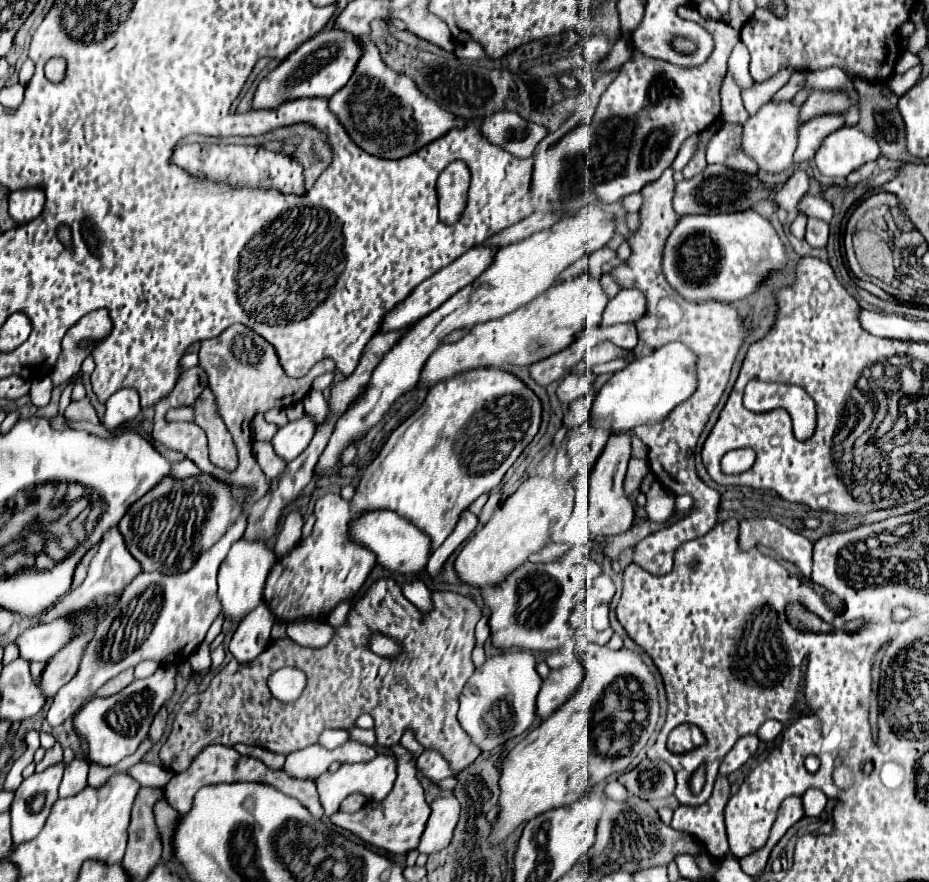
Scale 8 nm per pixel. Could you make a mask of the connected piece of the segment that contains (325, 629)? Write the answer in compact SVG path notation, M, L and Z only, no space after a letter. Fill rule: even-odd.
M293 620L287 626L287 636L301 646L325 646L333 636L333 628L321 620Z

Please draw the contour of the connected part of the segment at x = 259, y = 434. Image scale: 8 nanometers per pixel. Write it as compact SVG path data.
M257 414L257 418L253 418L253 438L255 440L271 440L277 430L279 430L279 426L265 422L261 414Z

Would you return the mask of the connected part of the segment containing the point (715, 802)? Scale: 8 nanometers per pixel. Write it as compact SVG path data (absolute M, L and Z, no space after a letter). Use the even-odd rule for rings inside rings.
M717 778L711 798L701 806L679 806L671 826L699 838L713 858L723 858L729 850L723 810L729 800L729 780Z

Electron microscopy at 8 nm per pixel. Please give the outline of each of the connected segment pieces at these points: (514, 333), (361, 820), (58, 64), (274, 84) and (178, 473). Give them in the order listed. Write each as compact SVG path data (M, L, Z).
M587 272L563 284L555 284L545 290L545 294L517 308L515 312L497 320L489 320L485 324L477 324L461 340L437 348L425 362L417 388L427 390L441 380L479 366L525 366L539 362L541 358L547 358L551 354L557 354L559 350L567 348L575 340L575 336L585 328L585 320L595 314L591 306L597 306L597 302L601 302L603 312L607 296L601 290L599 280L591 278Z
M393 746L391 748L393 754L397 756L397 762L399 762L399 768L397 768L397 780L395 780L395 786L393 790L389 792L389 796L381 802L367 802L359 812L335 812L331 816L331 822L357 834L363 842L375 846L375 848L381 848L381 850L387 850L391 854L407 854L409 850L417 848L419 844L419 838L421 838L421 832L425 828L425 822L429 818L429 804L425 802L425 794L423 794L423 786L417 778L417 770L415 770L415 758L401 750L401 746Z
M53 58L49 64L47 64L47 68L45 68L45 72L47 72L47 78L51 78L53 82L59 82L61 78L63 78L63 74L65 74L65 60L63 58Z
M337 28L319 32L259 82L251 102L251 110L275 108L295 98L331 98L341 86L345 86L345 82L353 74L357 58L361 58L361 52L357 40L351 34L345 34Z
M181 458L171 462L171 470L175 478L187 478L189 474L199 474L199 468L189 460L189 458Z

